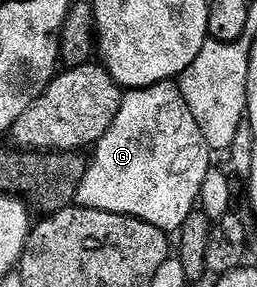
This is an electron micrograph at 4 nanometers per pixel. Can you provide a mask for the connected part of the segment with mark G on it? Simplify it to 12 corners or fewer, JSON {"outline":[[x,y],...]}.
{"outline":[[172,81],[130,89],[76,205],[180,231],[210,146]]}

